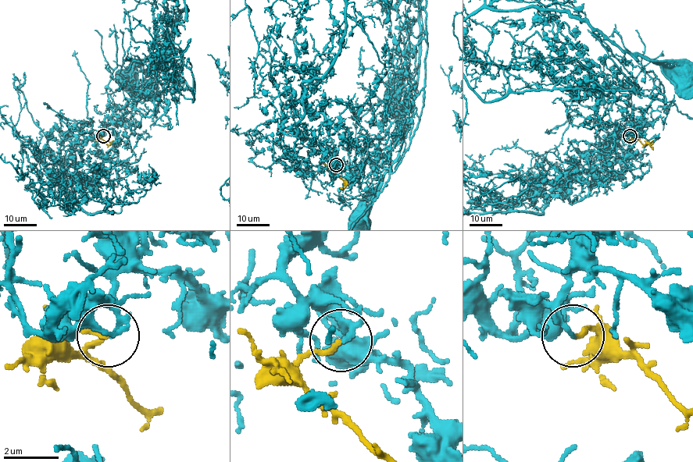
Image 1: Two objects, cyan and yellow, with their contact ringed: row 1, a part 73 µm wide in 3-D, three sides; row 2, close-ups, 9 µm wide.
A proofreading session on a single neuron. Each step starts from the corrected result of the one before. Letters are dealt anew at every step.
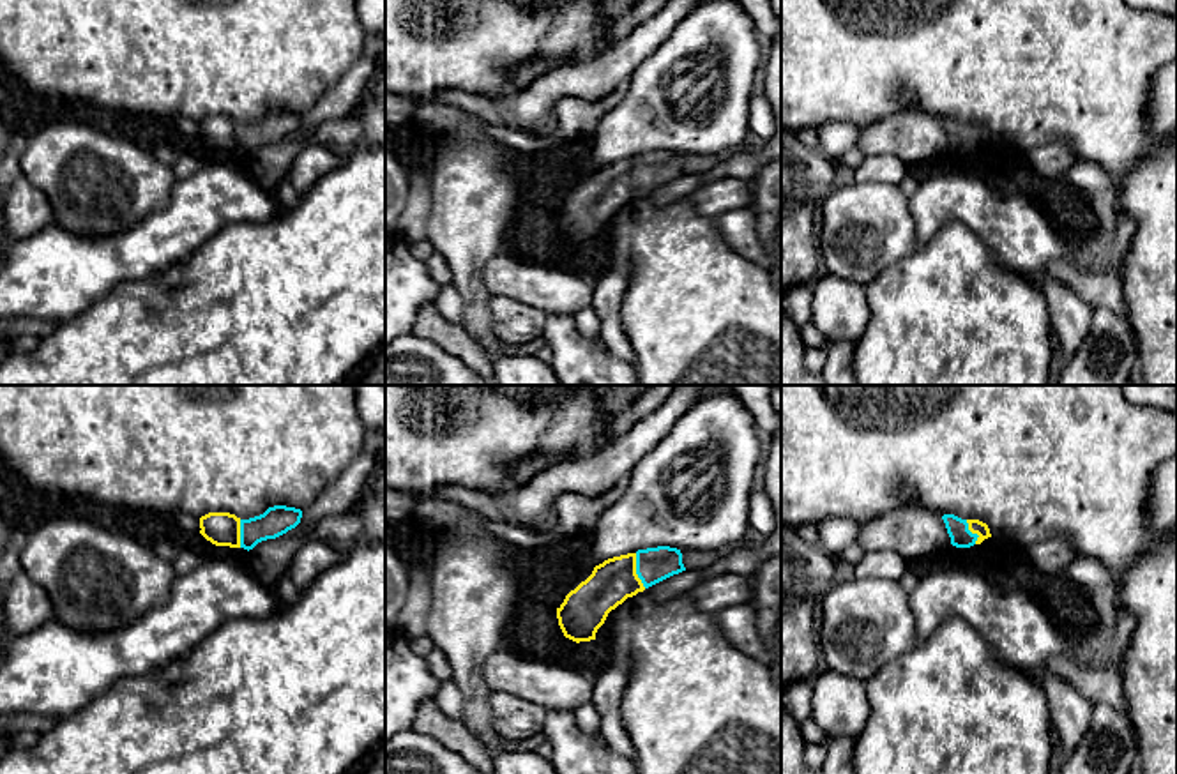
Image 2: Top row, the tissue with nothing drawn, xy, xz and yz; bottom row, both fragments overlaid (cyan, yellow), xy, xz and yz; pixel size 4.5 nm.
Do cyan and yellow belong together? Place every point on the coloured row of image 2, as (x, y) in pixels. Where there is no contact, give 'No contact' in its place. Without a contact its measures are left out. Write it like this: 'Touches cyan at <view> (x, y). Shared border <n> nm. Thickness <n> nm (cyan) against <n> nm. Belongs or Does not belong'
Touches cyan at xz (637, 571). Shared border 170 nm. Thickness 160 nm (cyan) against 200 nm. Belongs

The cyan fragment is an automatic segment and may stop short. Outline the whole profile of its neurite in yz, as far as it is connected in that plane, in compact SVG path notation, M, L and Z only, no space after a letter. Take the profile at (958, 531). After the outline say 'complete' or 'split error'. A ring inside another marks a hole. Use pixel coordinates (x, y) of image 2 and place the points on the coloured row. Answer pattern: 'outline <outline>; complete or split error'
outline M944 514L942 520L951 537L951 544L956 548L970 548L991 537L988 525L979 520L961 520L954 514Z; split error

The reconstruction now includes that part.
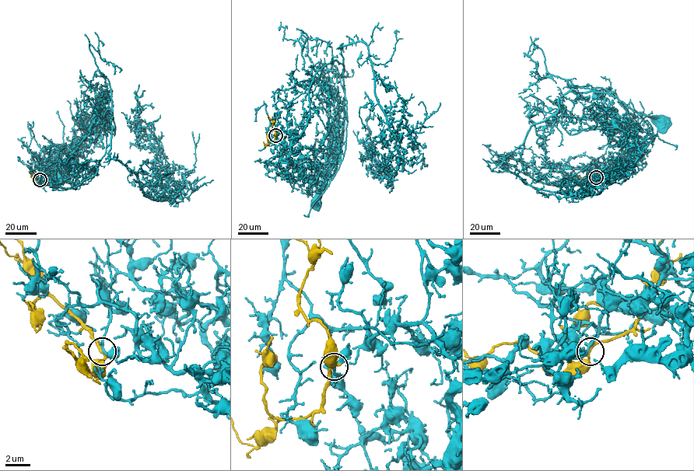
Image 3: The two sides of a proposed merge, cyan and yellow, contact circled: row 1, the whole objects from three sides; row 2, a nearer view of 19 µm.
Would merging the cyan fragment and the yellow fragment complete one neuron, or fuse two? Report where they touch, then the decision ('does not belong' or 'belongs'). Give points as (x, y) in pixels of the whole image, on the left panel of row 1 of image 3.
(40, 179) | does not belong

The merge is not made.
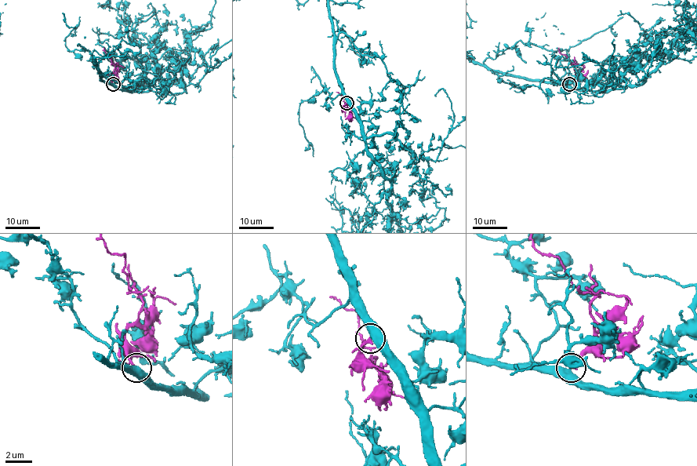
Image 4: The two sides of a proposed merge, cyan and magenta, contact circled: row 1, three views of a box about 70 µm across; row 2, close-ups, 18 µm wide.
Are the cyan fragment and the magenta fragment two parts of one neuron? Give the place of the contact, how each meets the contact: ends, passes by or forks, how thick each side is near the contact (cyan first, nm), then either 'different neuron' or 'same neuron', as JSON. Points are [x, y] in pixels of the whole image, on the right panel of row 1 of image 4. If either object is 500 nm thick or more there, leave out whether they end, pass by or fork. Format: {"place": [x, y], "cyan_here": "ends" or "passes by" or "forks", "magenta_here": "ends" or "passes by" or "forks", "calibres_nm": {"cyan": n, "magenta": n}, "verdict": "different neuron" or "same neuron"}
{"place": [569, 84], "calibres_nm": {"cyan": 600, "magenta": 160}, "verdict": "same neuron"}

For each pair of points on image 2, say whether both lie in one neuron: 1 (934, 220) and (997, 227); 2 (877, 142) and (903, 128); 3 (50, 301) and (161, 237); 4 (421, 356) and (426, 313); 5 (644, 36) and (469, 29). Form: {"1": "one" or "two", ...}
{"1": "one", "2": "one", "3": "one", "4": "two", "5": "two"}

